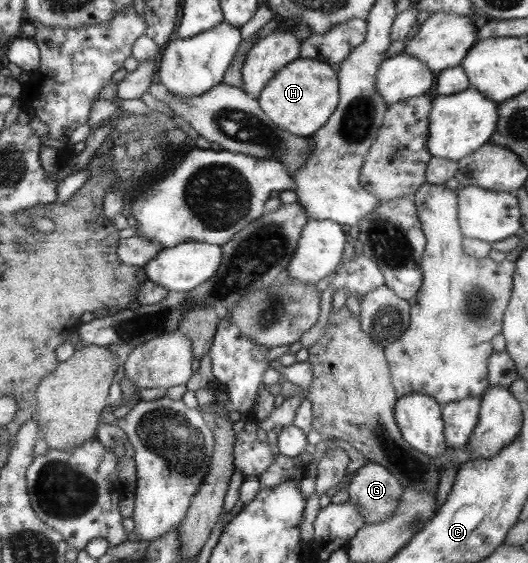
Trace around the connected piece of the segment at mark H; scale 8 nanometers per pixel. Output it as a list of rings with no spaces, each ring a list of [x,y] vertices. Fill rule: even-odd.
[[[299,57],[269,80],[258,100],[261,109],[281,130],[307,138],[323,128],[339,107],[339,74],[333,71],[328,62]]]

